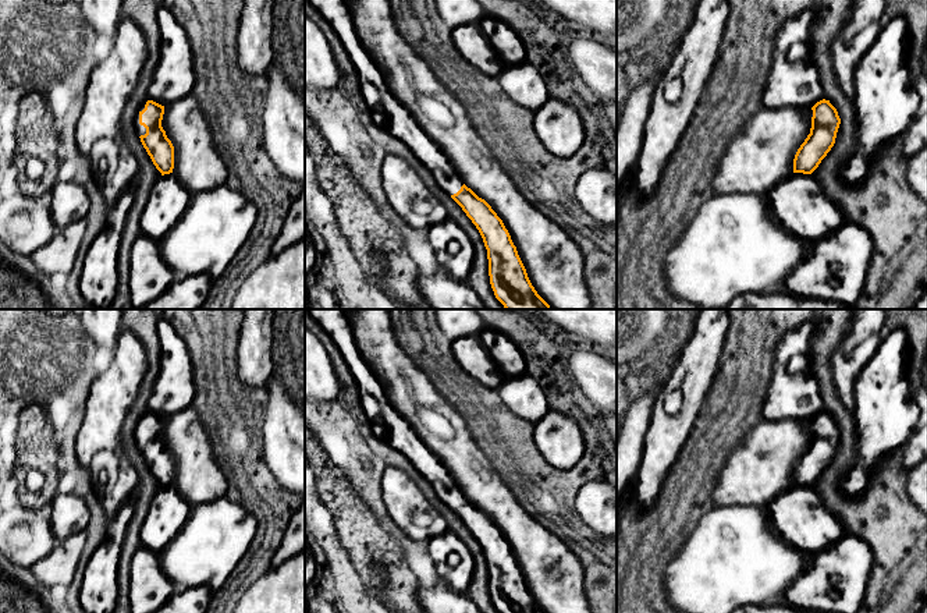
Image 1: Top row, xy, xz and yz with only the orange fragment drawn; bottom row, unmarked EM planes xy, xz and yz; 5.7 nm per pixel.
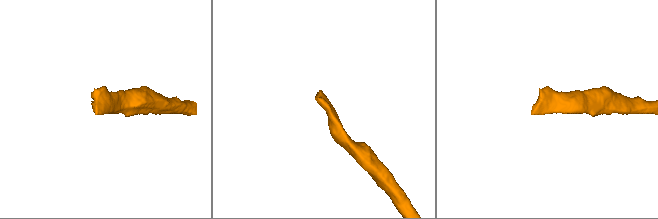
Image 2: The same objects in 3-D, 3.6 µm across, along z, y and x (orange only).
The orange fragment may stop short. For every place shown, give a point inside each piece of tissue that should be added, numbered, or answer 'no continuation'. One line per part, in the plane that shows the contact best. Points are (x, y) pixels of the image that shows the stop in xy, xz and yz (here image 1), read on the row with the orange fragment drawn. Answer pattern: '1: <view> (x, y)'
1: xy (141, 130)

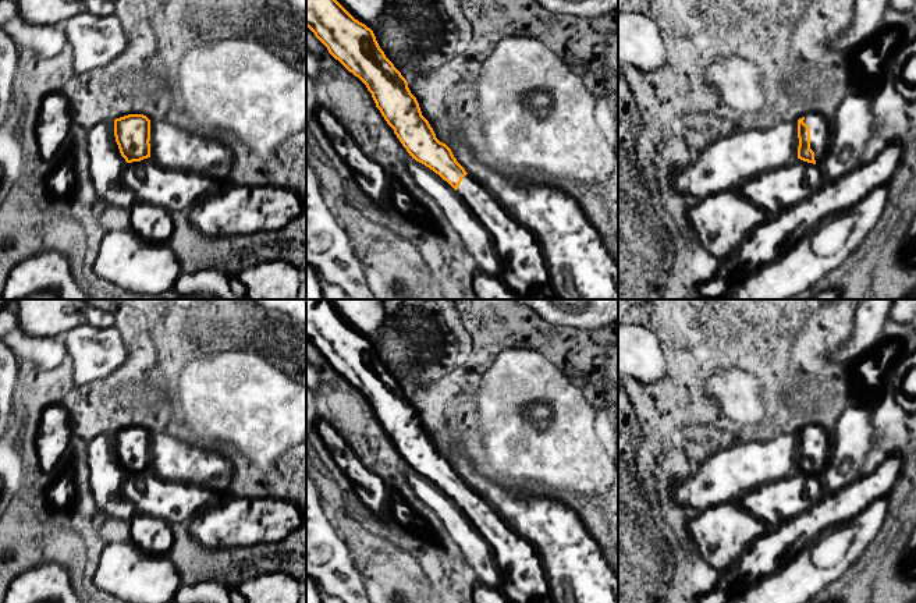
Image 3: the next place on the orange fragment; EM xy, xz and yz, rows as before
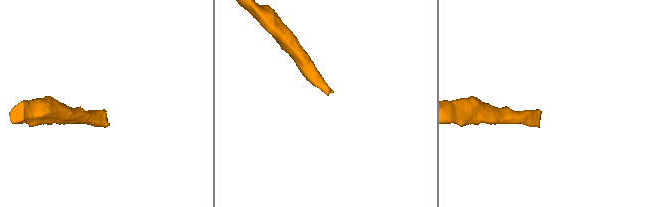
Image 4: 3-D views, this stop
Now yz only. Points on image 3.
1: yz (819, 124)

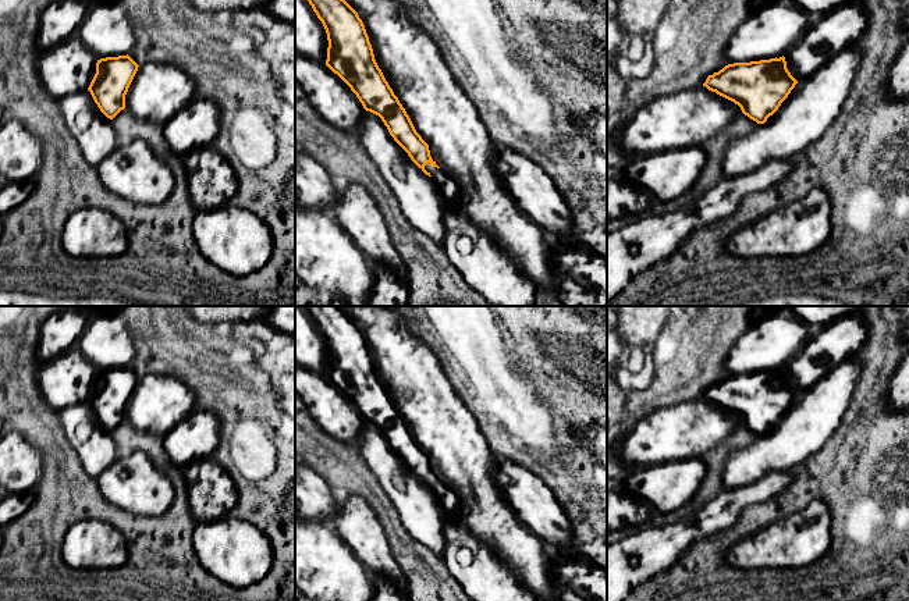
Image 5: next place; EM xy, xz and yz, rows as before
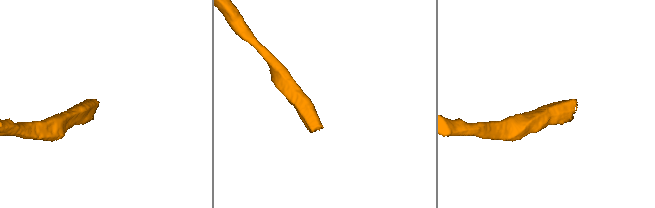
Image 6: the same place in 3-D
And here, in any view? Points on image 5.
1: xz (446, 184)

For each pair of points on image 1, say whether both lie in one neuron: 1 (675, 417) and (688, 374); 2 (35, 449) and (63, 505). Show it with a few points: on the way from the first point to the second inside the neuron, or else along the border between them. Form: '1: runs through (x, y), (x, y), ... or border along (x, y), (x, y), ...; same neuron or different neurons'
1: runs through (686, 406), (688, 385); same neuron
2: border along (57, 492), (49, 503); different neurons

